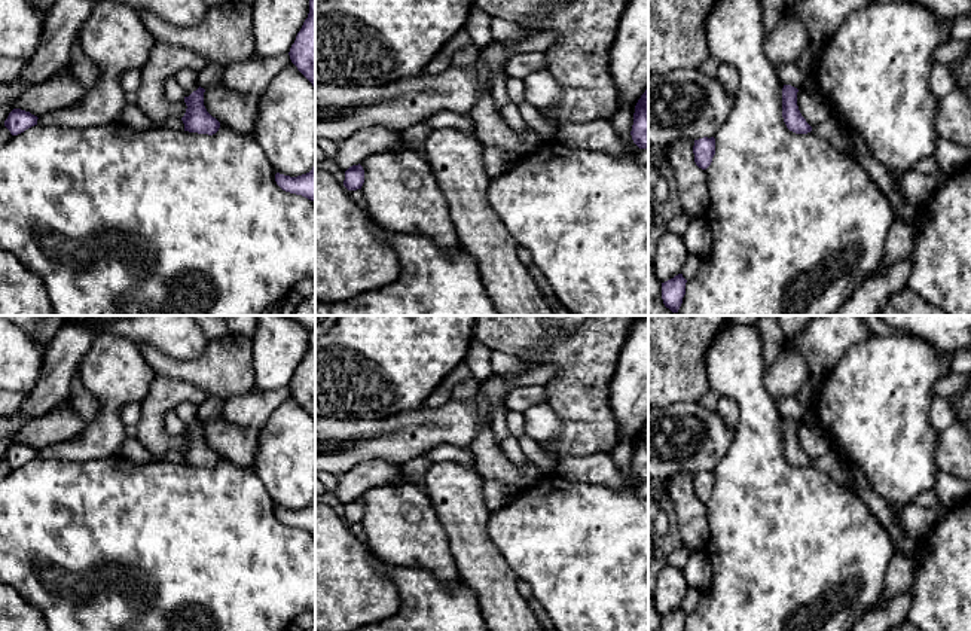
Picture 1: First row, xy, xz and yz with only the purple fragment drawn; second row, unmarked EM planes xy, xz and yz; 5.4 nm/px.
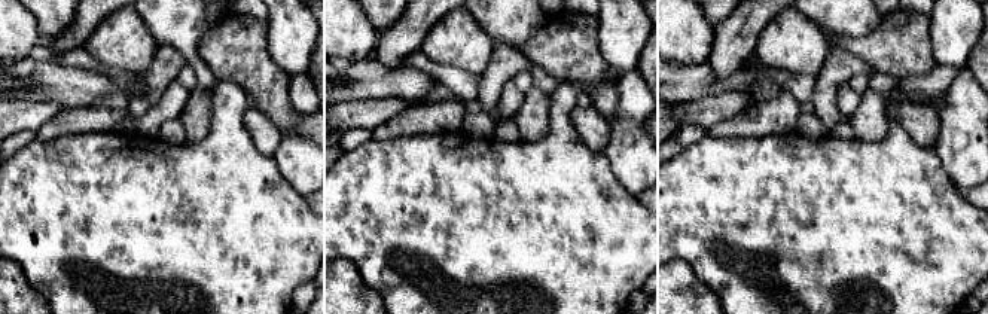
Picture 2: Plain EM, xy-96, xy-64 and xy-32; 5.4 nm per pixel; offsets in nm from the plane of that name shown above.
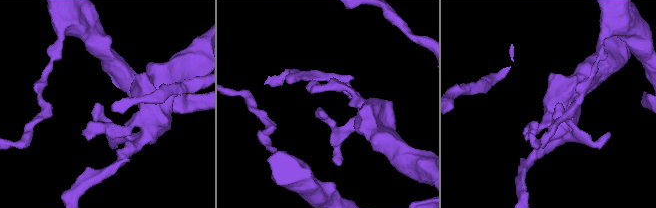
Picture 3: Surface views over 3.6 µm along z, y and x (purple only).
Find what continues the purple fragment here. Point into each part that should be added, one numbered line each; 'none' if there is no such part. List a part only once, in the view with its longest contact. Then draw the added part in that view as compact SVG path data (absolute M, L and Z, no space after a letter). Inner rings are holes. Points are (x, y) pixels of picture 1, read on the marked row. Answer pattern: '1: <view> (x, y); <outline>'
none

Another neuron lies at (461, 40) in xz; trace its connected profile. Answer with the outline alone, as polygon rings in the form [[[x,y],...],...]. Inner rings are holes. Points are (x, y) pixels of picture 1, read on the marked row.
[[[461,30],[443,49],[442,52],[452,58],[452,55],[467,46],[473,45],[471,37],[465,30]]]

